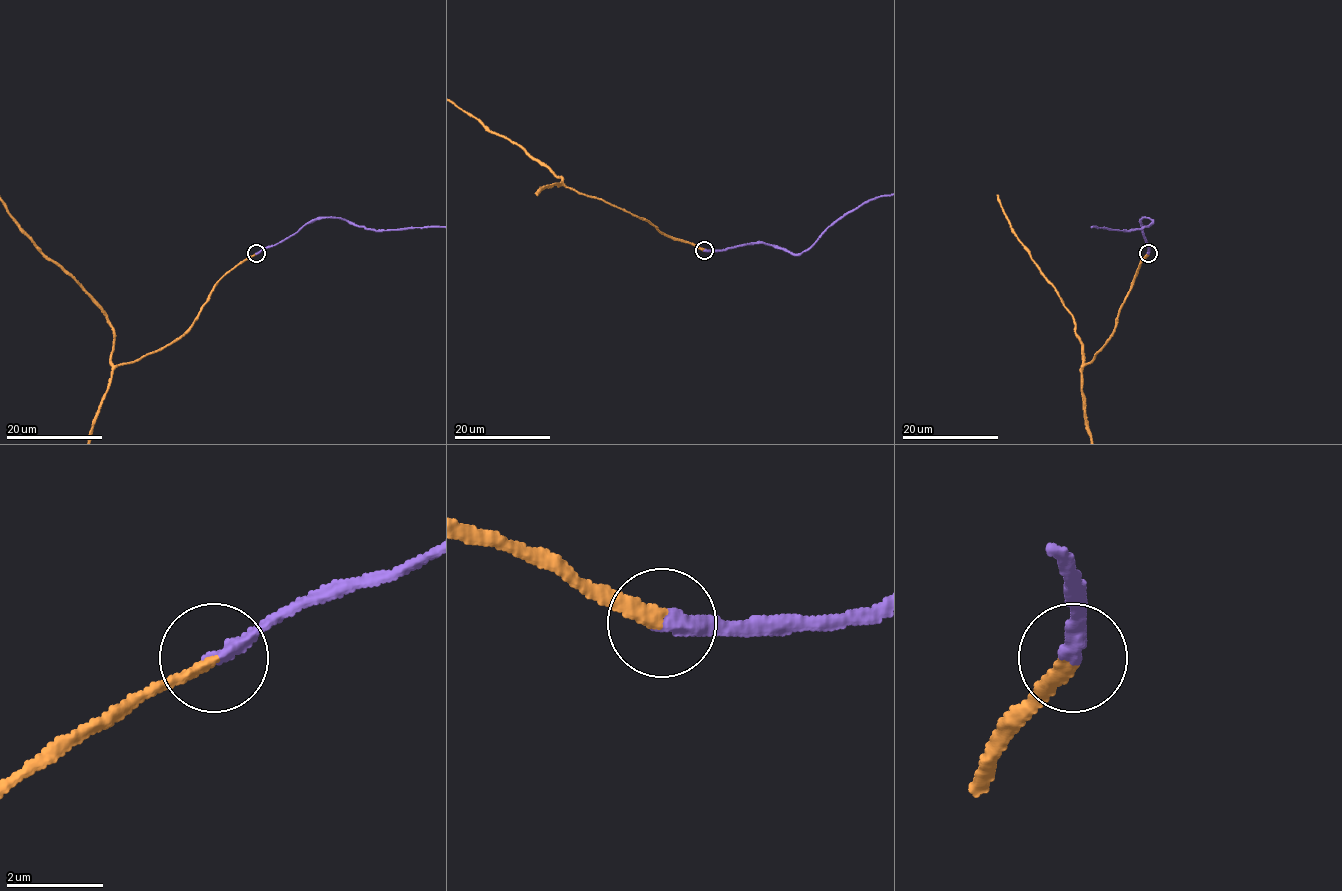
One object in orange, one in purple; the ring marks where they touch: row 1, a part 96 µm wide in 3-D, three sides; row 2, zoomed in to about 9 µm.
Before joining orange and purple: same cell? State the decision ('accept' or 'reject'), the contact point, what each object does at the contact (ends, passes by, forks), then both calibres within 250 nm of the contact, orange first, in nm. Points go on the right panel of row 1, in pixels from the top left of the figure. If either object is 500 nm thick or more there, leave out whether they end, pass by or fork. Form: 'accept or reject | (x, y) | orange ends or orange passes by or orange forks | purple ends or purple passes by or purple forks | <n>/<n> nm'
accept | (1148, 253) | orange ends | purple ends | 240/300 nm

